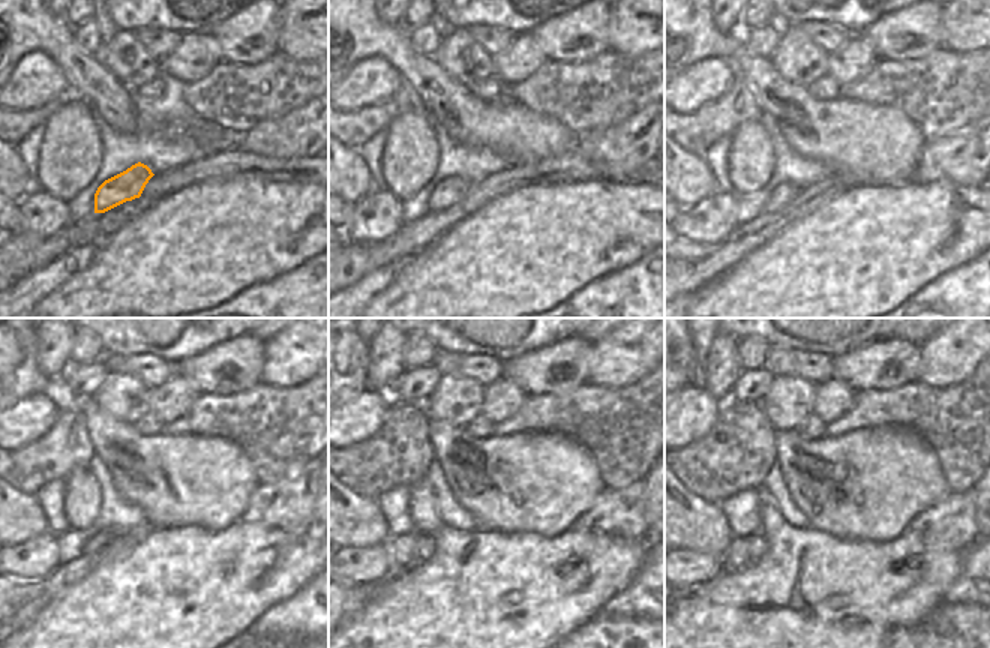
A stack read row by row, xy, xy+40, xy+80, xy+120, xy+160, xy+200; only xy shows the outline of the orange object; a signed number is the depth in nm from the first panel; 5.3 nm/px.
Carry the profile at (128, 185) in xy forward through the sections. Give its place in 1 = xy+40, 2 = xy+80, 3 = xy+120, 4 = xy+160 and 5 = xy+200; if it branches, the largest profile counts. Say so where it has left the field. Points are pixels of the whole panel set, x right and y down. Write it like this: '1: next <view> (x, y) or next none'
1: next xy+40 (449, 191)
2: next xy+80 (783, 194)
3: next xy+120 (102, 537)
4: next xy+160 (423, 546)
5: next xy+200 (756, 545)

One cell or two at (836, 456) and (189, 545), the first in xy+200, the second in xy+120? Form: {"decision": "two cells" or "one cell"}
{"decision": "two cells"}

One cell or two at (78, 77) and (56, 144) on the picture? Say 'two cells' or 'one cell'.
two cells

